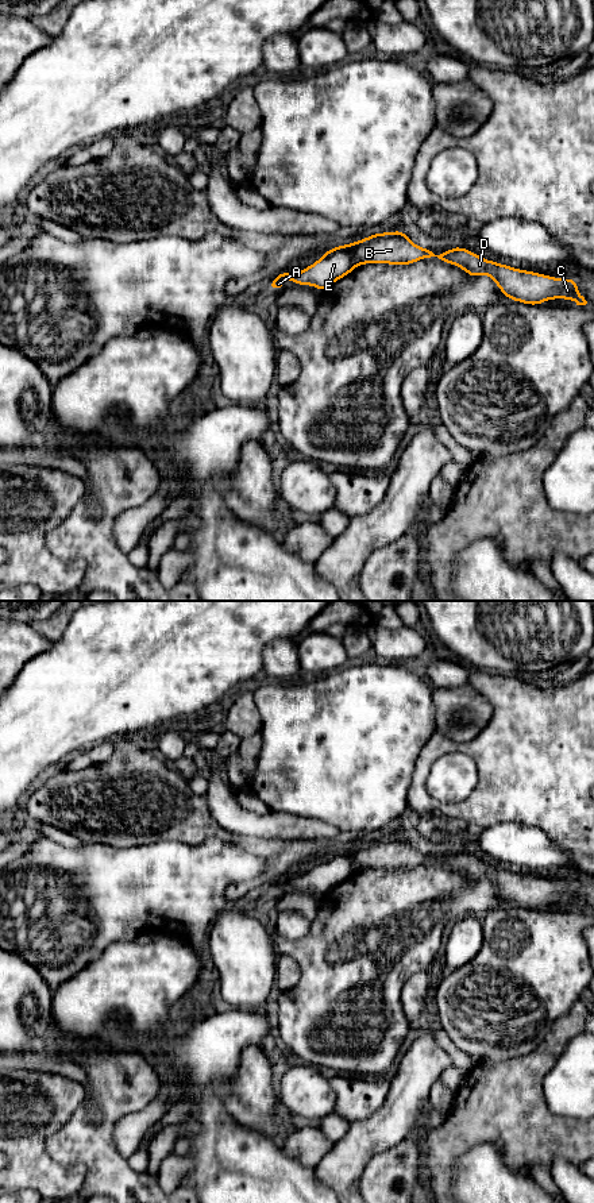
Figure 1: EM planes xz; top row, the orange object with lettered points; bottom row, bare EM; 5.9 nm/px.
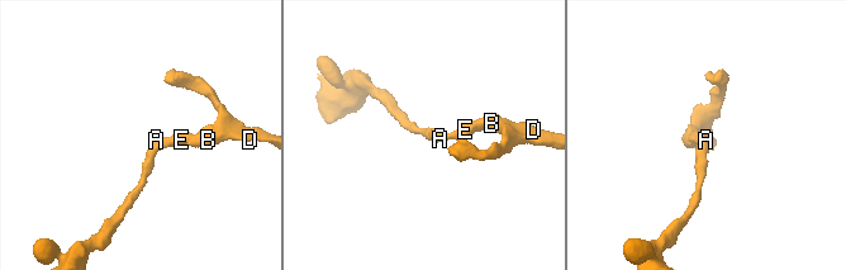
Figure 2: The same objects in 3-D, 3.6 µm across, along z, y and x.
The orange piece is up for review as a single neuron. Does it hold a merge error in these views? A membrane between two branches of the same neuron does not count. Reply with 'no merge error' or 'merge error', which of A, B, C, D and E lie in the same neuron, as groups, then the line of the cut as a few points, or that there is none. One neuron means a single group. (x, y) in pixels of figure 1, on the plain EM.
merge error | A E / B C D | xz (350, 849), (354, 871)

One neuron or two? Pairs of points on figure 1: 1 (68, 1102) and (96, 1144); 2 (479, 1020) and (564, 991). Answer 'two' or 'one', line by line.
1: two
2: one

